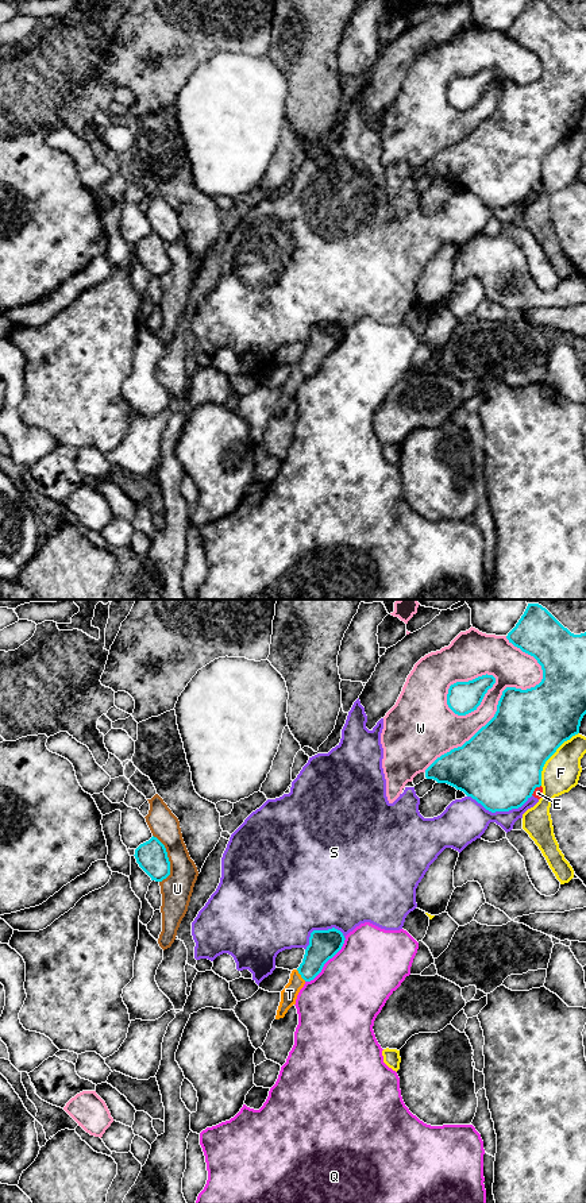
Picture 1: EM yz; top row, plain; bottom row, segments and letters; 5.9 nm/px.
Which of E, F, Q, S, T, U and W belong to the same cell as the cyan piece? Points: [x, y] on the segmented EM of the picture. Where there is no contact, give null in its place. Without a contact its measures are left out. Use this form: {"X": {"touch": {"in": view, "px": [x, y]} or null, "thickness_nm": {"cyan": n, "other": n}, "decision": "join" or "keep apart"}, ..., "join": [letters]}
{"E": {"touch": {"in": "yz", "px": [535, 787]}, "thickness_nm": {"cyan": 480, "other": 60}, "decision": "keep apart"}, "F": {"touch": {"in": "yz", "px": [551, 755]}, "thickness_nm": {"cyan": 440, "other": 220}, "decision": "keep apart"}, "Q": {"touch": {"in": "yz", "px": [326, 961]}, "thickness_nm": {"cyan": 180, "other": 420}, "decision": "keep apart"}, "S": {"touch": {"in": "yz", "px": [500, 810]}, "thickness_nm": {"cyan": 480, "other": 260}, "decision": "keep apart"}, "T": {"touch": {"in": "yz", "px": [300, 974]}, "thickness_nm": {"cyan": 180, "other": 100}, "decision": "join"}, "U": {"touch": {"in": "yz", "px": [168, 859]}, "thickness_nm": {"cyan": 190, "other": 180}, "decision": "keep apart"}, "W": {"touch": {"in": "yz", "px": [497, 706]}, "thickness_nm": {"cyan": 440, "other": 240}, "decision": "keep apart"}, "join": ["T"]}

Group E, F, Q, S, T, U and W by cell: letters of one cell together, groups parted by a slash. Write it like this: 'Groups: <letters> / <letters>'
Groups: E / F / Q / S / T / U / W

